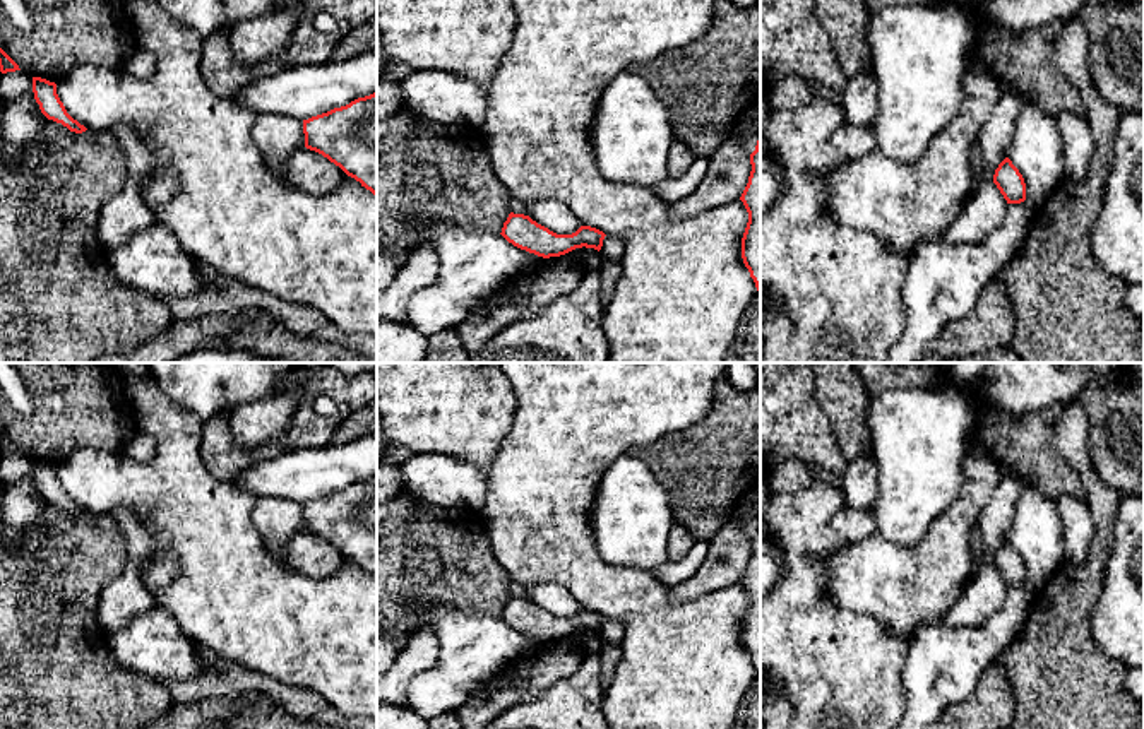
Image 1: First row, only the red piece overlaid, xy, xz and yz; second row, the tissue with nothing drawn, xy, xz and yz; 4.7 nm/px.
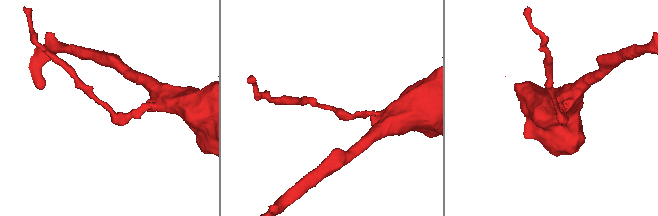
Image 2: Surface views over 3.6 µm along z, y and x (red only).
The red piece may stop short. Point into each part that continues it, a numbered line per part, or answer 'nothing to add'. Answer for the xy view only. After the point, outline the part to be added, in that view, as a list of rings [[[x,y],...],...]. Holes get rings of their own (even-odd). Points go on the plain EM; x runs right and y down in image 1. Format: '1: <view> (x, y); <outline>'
nothing to add

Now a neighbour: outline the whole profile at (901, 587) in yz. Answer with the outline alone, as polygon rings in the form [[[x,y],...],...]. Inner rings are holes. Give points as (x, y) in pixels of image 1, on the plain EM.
[[[966,453],[956,501],[933,520],[918,544],[901,548],[875,532],[824,556],[831,597],[839,608],[867,614],[904,640],[911,638],[918,625],[944,623],[947,611],[976,577],[971,534],[998,483],[1000,474],[992,459]]]

